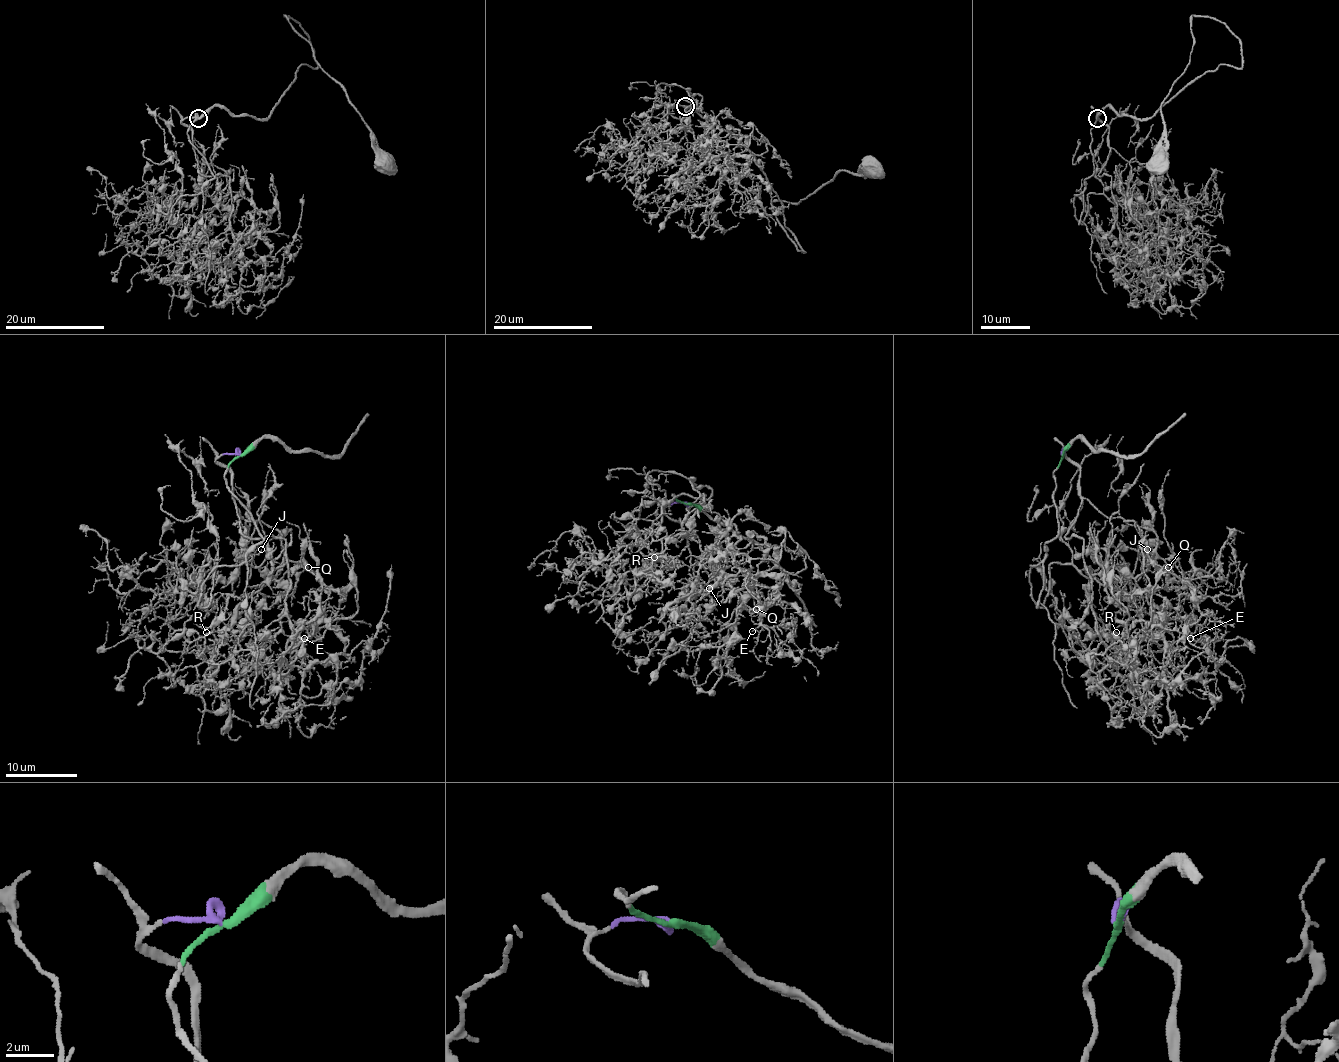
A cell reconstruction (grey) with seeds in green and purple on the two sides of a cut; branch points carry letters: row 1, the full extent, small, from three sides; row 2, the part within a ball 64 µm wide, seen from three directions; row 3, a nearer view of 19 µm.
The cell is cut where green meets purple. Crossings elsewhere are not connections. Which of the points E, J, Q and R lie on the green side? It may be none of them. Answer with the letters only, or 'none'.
R

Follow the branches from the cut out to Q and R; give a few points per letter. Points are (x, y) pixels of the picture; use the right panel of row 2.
Q: (1063, 454), (1079, 470), (1079, 493), (1104, 515), (1132, 520), (1141, 535), (1149, 561), (1168, 567)
R: (1063, 454), (1040, 602), (1072, 649), (1097, 663), (1111, 665), (1124, 651), (1125, 631), (1116, 633)

